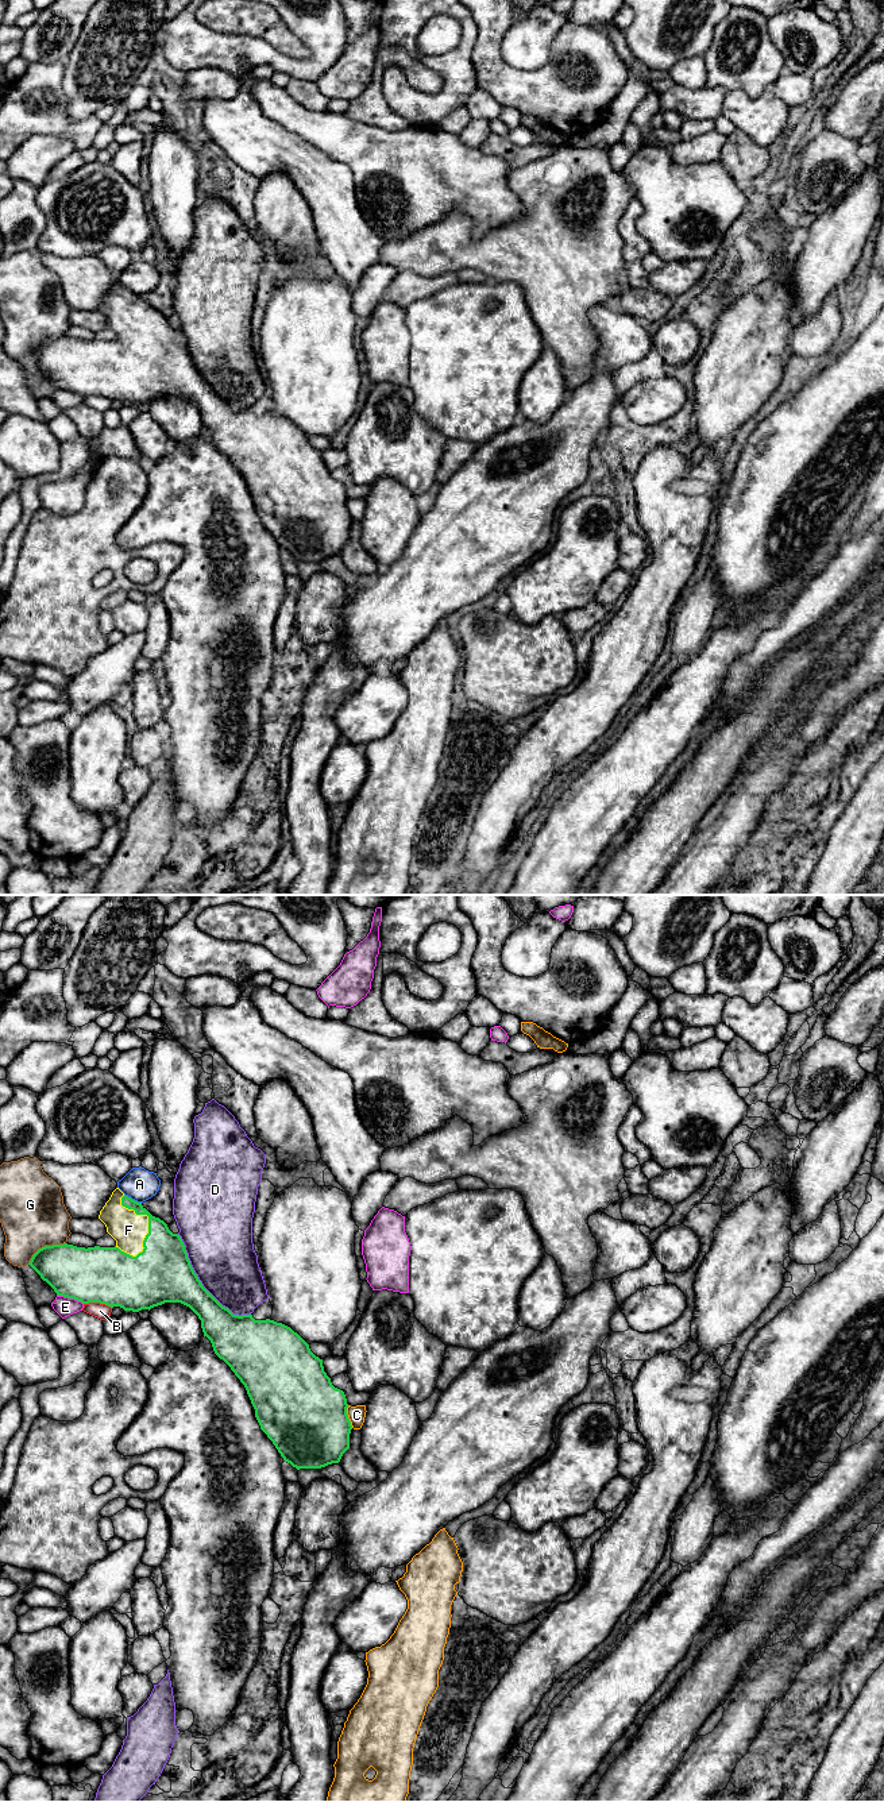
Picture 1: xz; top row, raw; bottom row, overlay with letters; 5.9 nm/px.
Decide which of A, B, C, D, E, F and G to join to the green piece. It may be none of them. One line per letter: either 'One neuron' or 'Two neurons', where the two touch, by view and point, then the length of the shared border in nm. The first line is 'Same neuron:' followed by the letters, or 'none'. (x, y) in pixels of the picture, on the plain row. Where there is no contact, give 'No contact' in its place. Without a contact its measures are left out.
Same neuron: F
A: Two neurons. Touches green at xz (131, 292). Shared border 120 nm
B: Two neurons. Touches green at xz (97, 394). Shared border 170 nm
C: Two neurons. Touches green at xz (347, 509). Shared border 140 nm
D: Two neurons. Touches green at xz (200, 375). Shared border 650 nm
E: Two neurons. Touches green at xz (70, 390). Shared border 170 nm
F: One neuron. Touches green at xz (149, 312). Shared border 380 nm
G: Two neurons. Touches green at xz (45, 339). Shared border 260 nm

